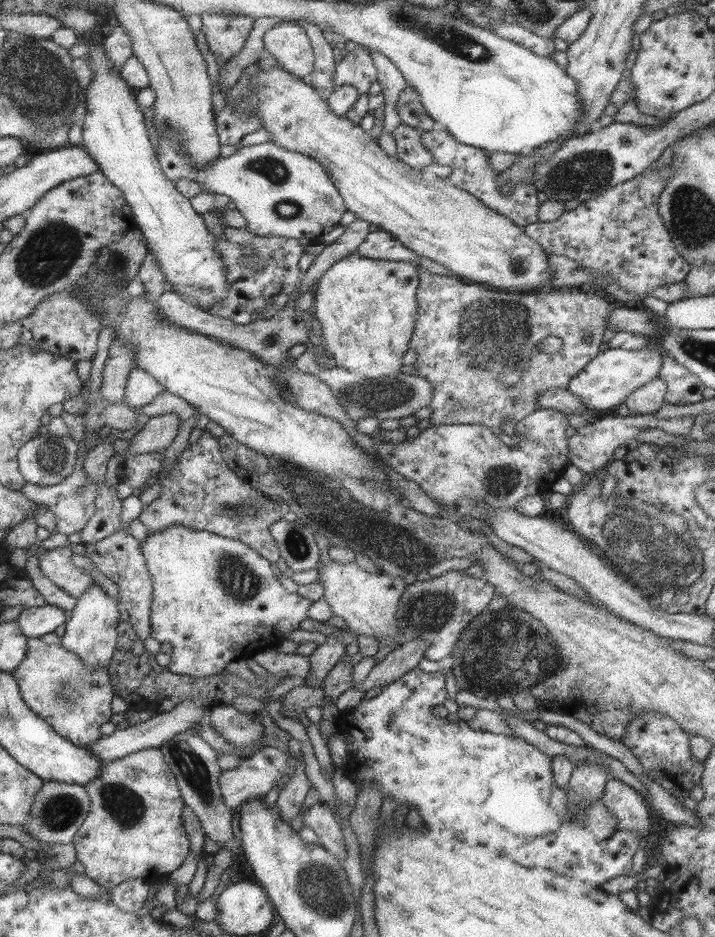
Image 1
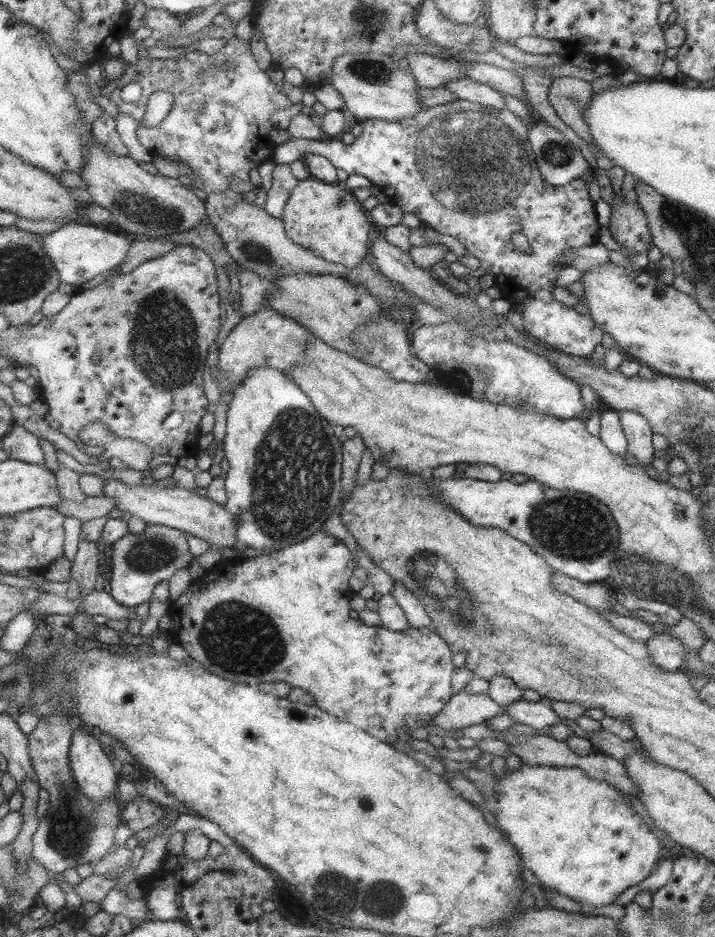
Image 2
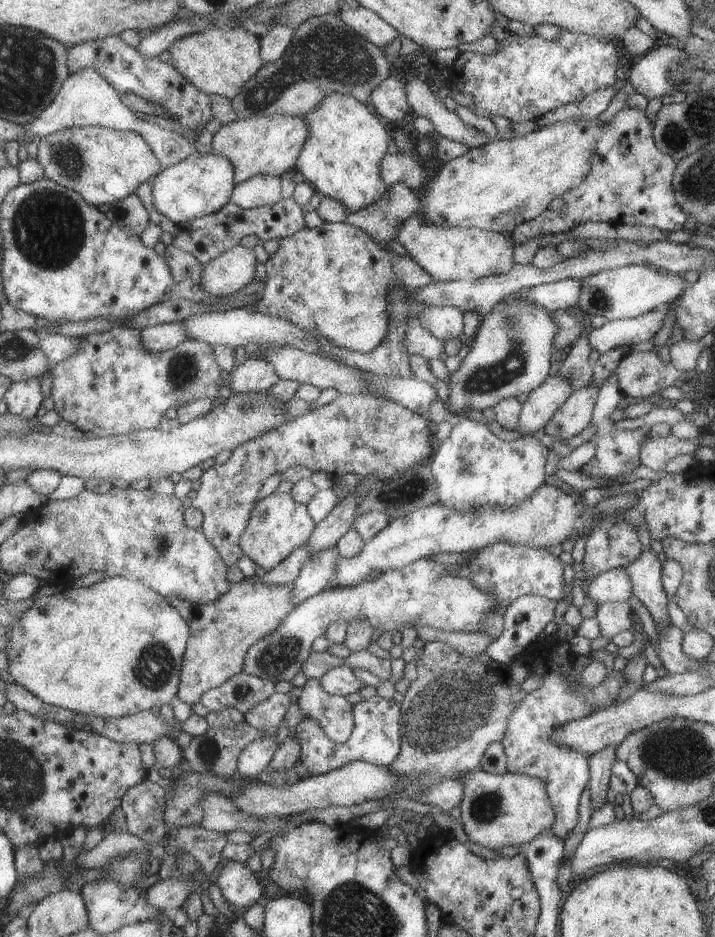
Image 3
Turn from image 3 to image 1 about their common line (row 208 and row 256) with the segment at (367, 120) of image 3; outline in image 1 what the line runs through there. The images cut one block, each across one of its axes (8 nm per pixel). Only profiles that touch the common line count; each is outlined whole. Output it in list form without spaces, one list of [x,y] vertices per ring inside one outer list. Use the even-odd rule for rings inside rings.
[[[356,252],[351,253],[349,256],[338,260],[333,263],[316,282],[316,290],[313,291],[313,301],[311,303],[311,309],[314,311],[316,319],[319,321],[321,329],[321,344],[325,349],[324,360],[326,365],[332,365],[334,367],[341,367],[352,373],[359,374],[365,378],[381,378],[382,376],[389,376],[391,374],[399,373],[399,369],[403,366],[401,358],[409,350],[410,338],[416,328],[416,312],[418,312],[418,300],[416,294],[418,294],[418,285],[420,284],[420,267],[415,263],[410,262],[393,262],[391,260],[373,260],[371,258],[363,258],[357,256]]]

